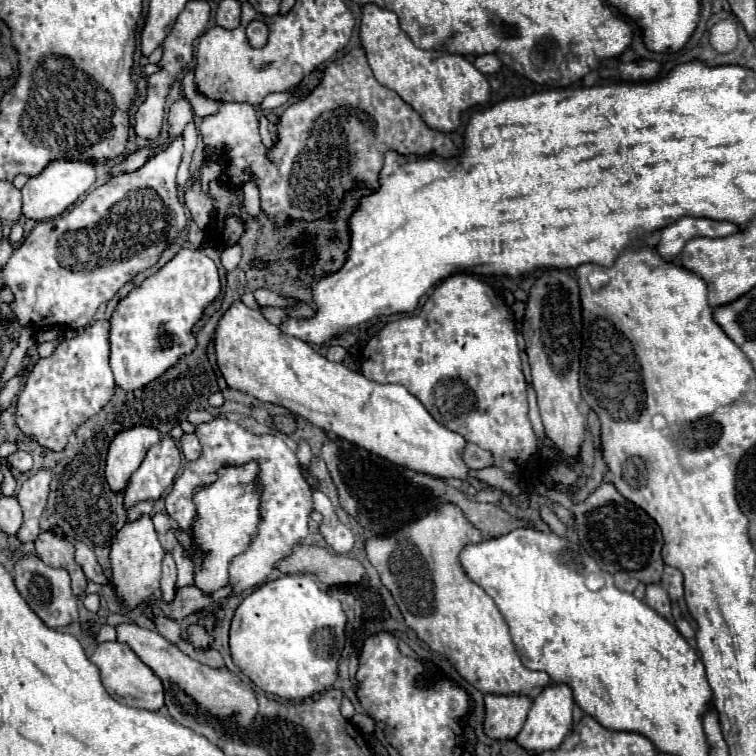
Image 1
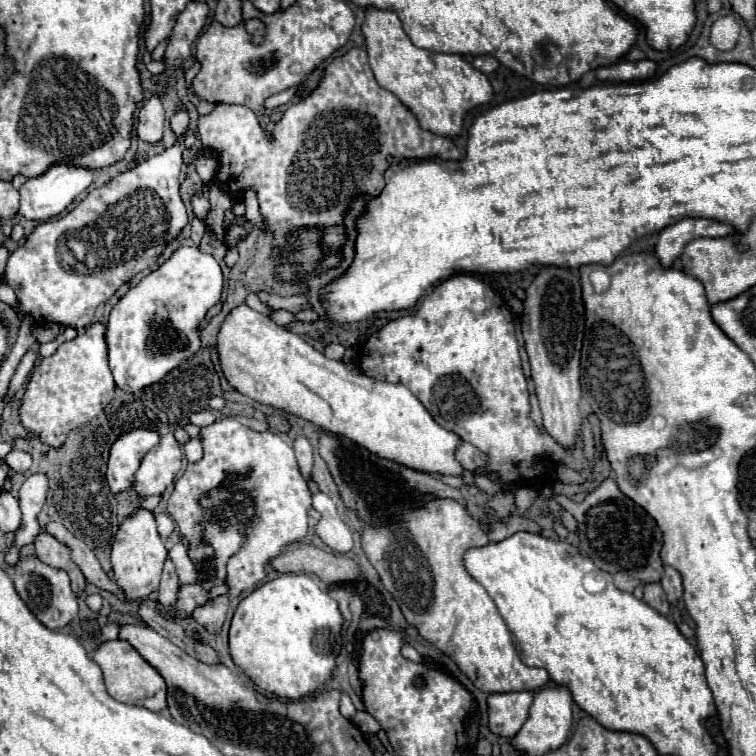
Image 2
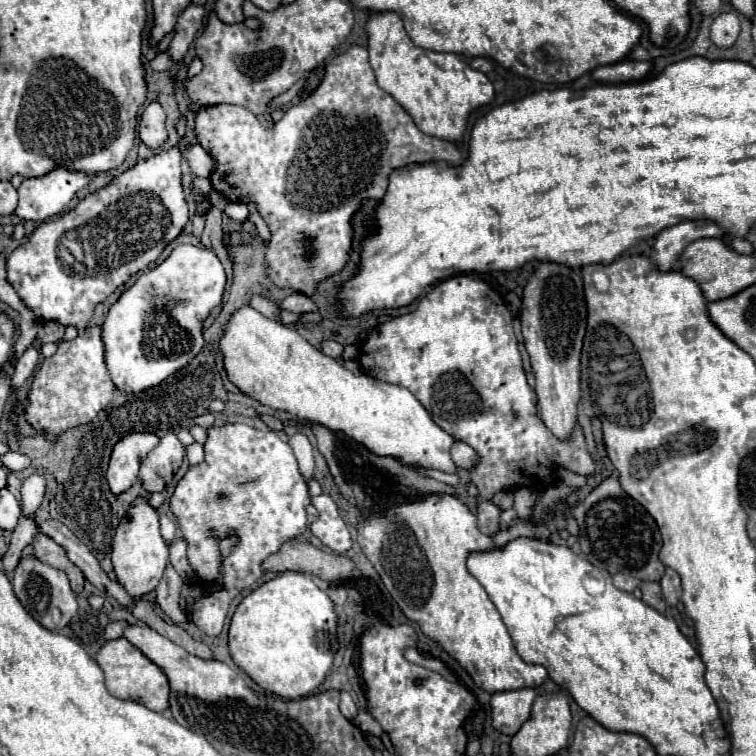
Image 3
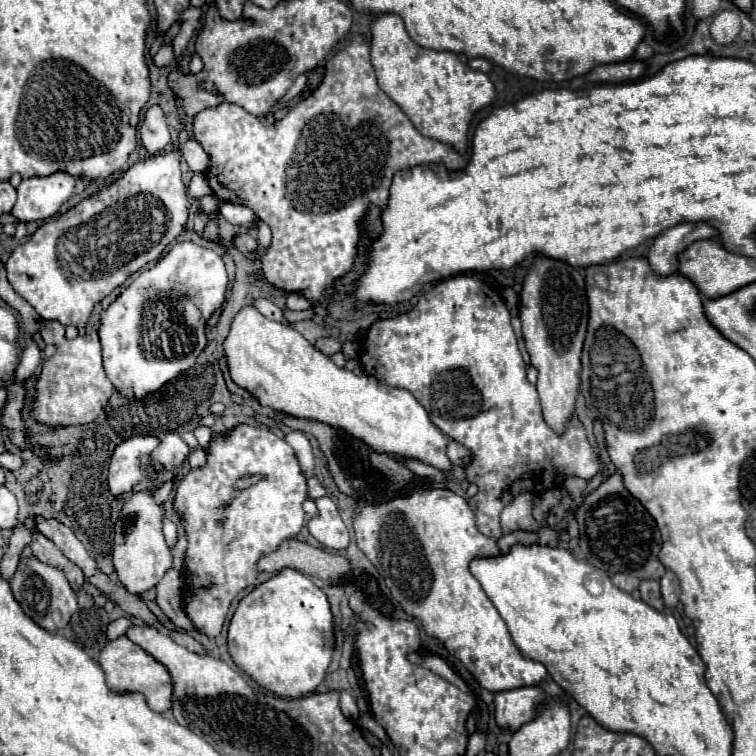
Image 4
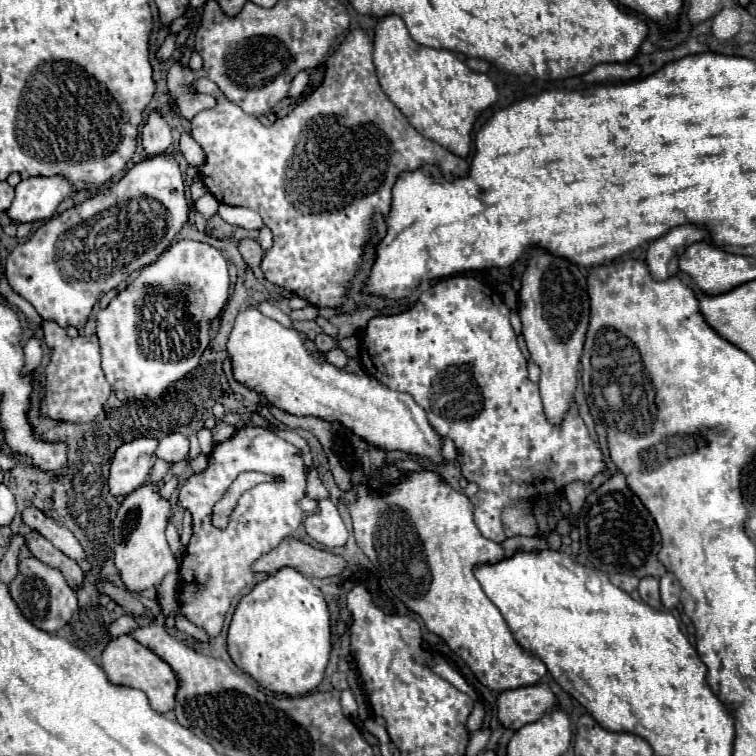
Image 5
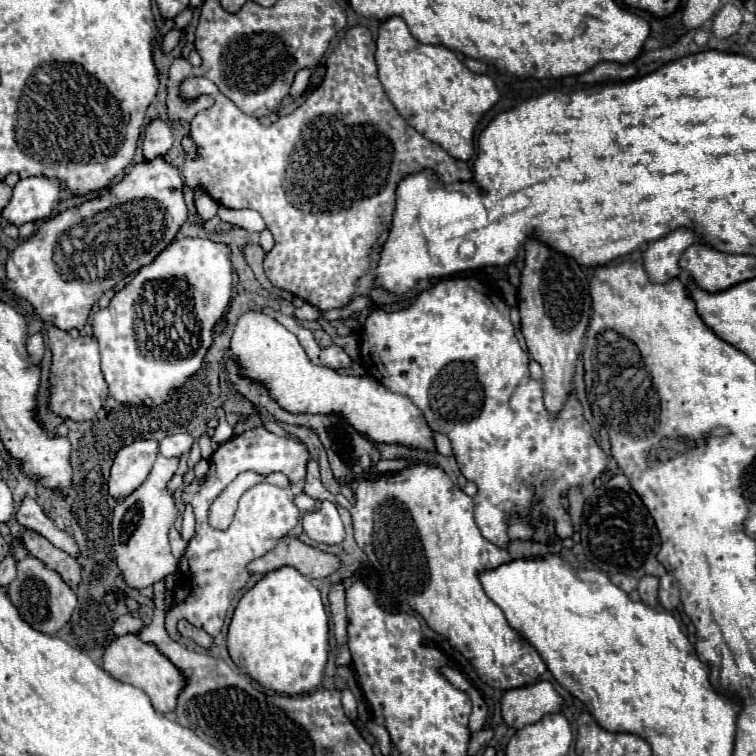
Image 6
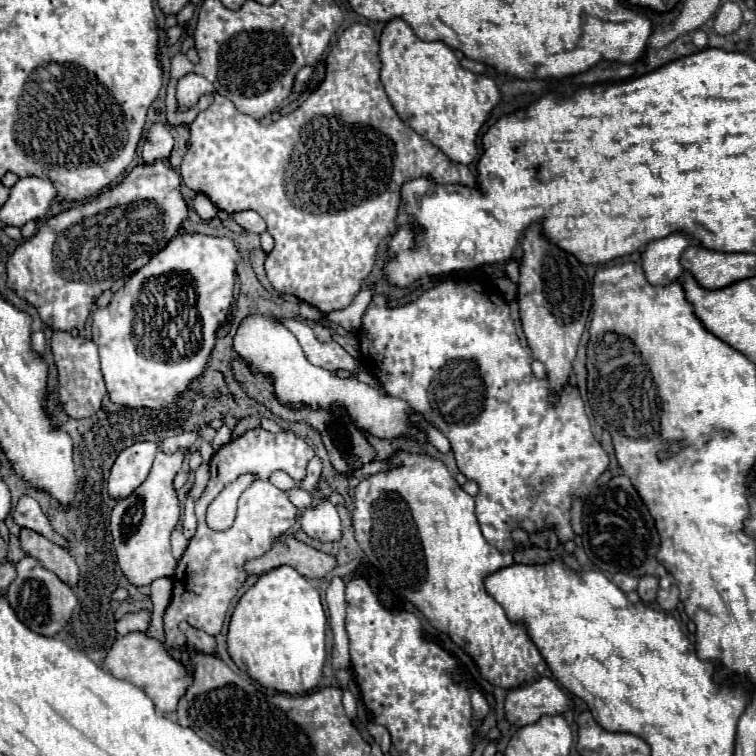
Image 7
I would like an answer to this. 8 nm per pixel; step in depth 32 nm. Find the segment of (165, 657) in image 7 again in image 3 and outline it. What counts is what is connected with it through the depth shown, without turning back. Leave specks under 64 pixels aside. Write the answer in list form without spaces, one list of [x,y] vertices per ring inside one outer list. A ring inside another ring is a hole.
[[[118,638],[106,642],[98,654],[96,654],[98,666],[104,670],[106,676],[106,688],[112,696],[120,700],[136,700],[144,704],[146,708],[154,712],[162,712],[168,708],[168,680],[156,664],[152,664],[136,646],[132,646],[128,640]]]

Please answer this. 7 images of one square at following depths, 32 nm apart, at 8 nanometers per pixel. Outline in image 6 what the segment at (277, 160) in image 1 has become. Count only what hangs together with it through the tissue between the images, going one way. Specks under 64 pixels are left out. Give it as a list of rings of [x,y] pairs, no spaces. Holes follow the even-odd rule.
[[[356,26],[346,30],[326,60],[322,84],[292,114],[278,118],[270,126],[244,114],[224,94],[214,94],[216,104],[198,112],[190,122],[190,136],[198,144],[200,158],[184,162],[184,182],[190,188],[202,186],[226,208],[252,208],[260,212],[276,242],[264,258],[268,280],[318,310],[344,308],[350,302],[356,280],[368,270],[368,254],[382,232],[382,224],[390,226],[394,190],[404,174],[432,168],[444,182],[472,178],[468,162],[452,158],[442,146],[426,140],[398,114],[378,80],[374,50],[376,44],[368,28]]]

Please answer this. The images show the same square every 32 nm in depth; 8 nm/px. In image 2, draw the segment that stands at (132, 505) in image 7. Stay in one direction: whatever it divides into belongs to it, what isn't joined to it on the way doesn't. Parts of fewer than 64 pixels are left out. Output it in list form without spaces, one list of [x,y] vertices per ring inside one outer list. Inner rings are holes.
[[[136,510],[130,518],[124,520],[124,524],[118,528],[112,544],[112,570],[114,580],[122,588],[128,602],[142,602],[146,600],[154,590],[158,590],[162,564],[168,556],[168,550],[164,548],[160,534],[154,524],[154,516],[146,510]]]

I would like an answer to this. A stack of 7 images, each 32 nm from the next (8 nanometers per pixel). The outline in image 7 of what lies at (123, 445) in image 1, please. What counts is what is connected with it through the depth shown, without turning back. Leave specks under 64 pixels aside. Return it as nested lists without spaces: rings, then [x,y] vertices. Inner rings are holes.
[[[136,442],[124,448],[110,470],[108,494],[116,500],[130,496],[146,480],[156,450],[158,450],[156,442]]]

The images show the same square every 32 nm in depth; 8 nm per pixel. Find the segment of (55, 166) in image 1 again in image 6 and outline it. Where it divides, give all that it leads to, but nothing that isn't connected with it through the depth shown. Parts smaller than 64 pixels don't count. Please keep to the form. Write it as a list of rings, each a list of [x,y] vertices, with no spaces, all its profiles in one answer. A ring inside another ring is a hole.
[[[24,178],[14,186],[12,200],[2,210],[2,216],[16,226],[50,218],[64,192],[66,184],[58,178]]]

